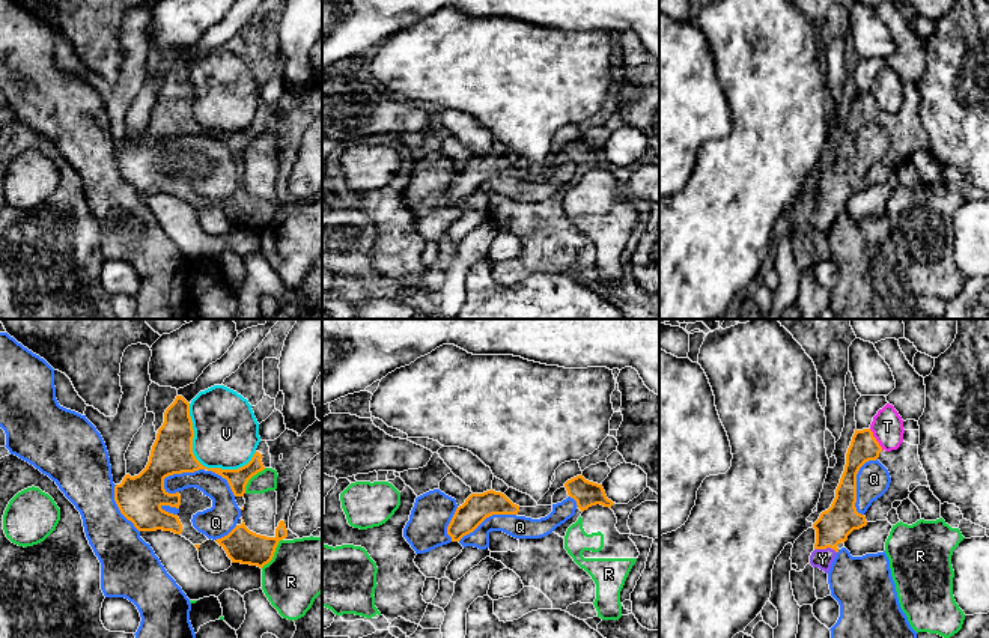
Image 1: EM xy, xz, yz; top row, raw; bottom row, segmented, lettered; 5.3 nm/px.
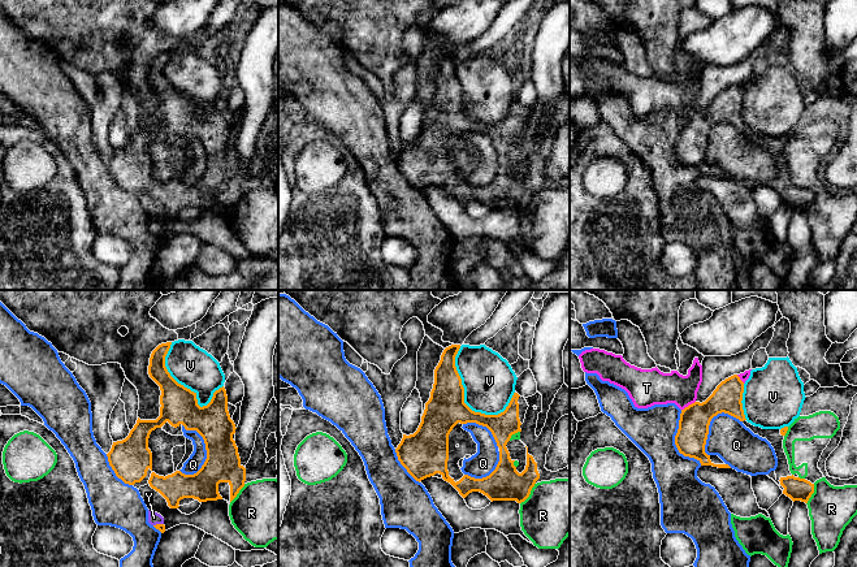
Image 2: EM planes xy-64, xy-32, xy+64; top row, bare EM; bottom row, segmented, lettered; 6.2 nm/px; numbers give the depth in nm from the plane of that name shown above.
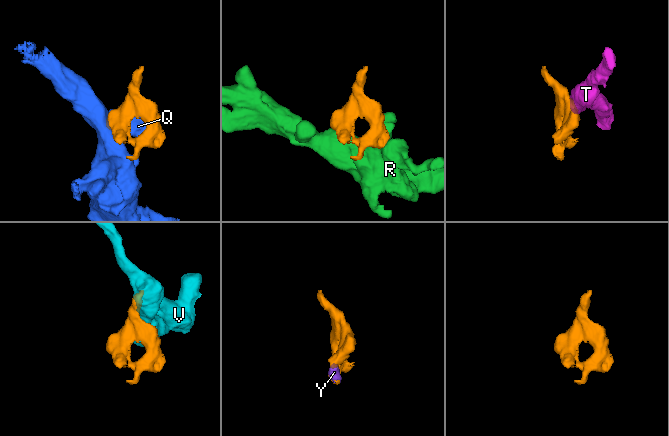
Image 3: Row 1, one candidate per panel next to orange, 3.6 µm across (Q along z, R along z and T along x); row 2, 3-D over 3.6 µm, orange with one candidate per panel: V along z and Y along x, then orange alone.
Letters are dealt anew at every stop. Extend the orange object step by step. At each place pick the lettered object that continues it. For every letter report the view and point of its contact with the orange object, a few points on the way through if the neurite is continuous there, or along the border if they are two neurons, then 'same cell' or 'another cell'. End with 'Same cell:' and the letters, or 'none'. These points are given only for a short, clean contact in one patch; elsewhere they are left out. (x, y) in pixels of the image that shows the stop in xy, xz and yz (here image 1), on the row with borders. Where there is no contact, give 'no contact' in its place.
Q: meets orange in yz at (855, 483); another cell
R: meets orange in xy at (273, 554); another cell
T: meets orange in yz at (875, 440); border along yz (869, 429), (882, 449); another cell
V: meets orange in xy at (196, 459); another cell
Y: meets orange in yz at (825, 548); runs through yz (833, 527), (825, 548), (822, 559); same cell
Same cell: Y

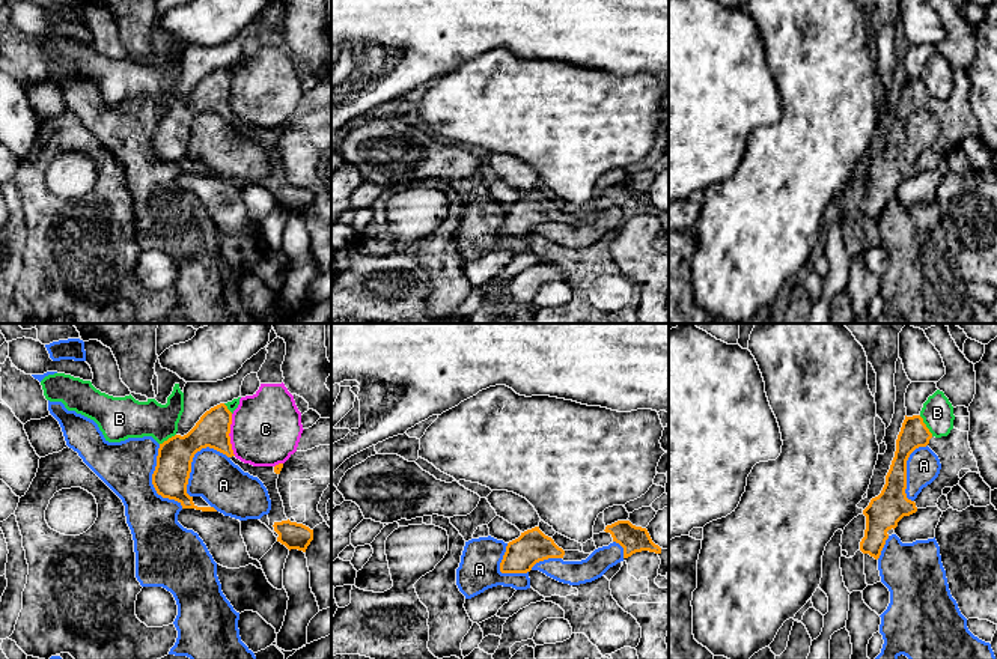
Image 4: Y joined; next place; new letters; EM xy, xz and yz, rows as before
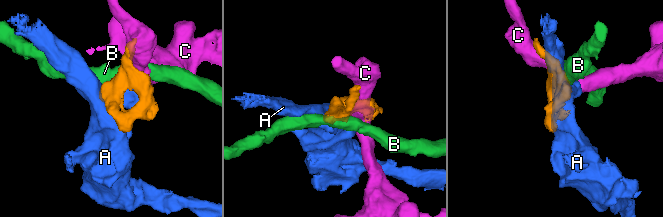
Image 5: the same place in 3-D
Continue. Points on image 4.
A: meets orange in xy at (192, 459); another cell
B: meets orange in yz at (925, 426); border along yz (919, 416), (932, 435); another cell
C: meets orange in xy at (228, 435); another cell
Same cell: none

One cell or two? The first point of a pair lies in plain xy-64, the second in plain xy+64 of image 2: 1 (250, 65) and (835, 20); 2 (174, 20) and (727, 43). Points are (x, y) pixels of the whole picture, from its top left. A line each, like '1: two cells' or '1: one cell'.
1: one cell
2: one cell

